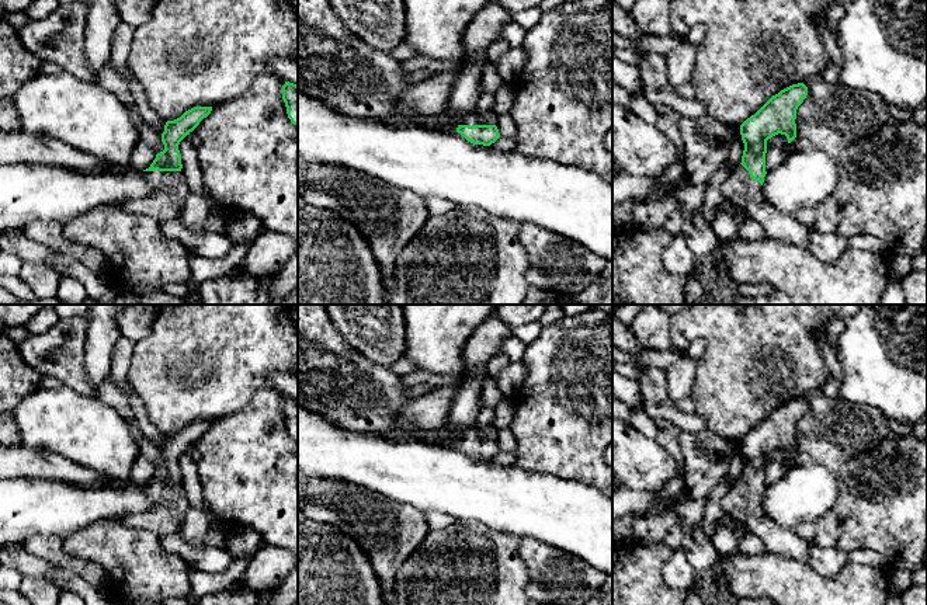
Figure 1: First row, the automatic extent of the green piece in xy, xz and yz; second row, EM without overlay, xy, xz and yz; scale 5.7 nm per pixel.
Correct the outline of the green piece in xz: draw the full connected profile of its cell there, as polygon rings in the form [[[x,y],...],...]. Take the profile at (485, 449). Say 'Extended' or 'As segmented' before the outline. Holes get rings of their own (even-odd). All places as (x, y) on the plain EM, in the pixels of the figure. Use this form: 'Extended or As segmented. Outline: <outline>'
Extended. Outline: [[[445,420],[444,427],[438,431],[437,437],[456,438],[456,446],[461,448],[468,456],[473,459],[490,460],[500,452],[496,441],[497,432],[499,431],[494,425],[489,425],[486,428],[478,428],[473,425],[456,434],[451,434]]]

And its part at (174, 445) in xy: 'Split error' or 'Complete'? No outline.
Split error

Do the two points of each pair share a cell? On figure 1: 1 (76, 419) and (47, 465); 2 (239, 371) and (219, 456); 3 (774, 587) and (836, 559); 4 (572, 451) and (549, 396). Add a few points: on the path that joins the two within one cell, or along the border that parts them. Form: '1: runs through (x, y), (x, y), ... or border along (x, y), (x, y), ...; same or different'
1: border along (21, 445), (51, 451), (84, 466); different
2: border along (254, 393), (240, 409), (218, 417), (212, 423); different
3: border along (808, 562), (826, 577), (833, 577), (846, 564); different
4: runs through (566, 437), (563, 431), (563, 410); same

